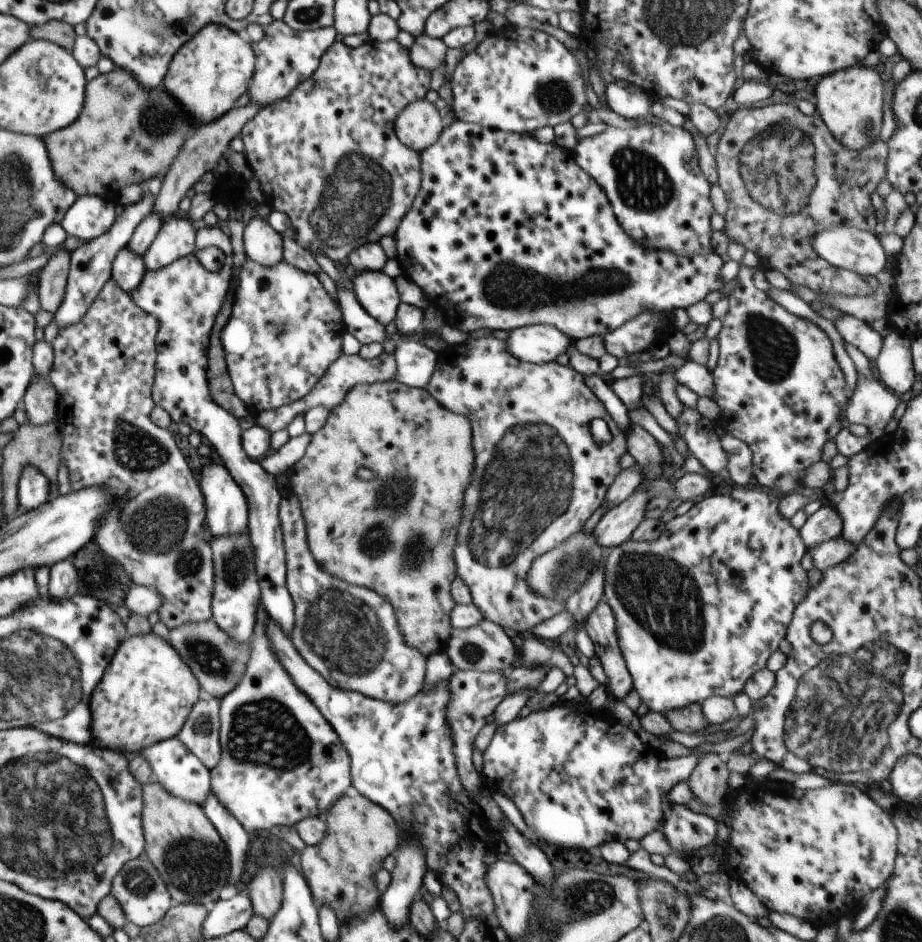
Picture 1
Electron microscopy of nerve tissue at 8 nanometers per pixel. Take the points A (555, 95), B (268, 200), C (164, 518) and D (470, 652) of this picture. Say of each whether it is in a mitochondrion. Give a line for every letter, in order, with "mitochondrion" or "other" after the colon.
A: mitochondrion
B: other
C: mitochondrion
D: mitochondrion

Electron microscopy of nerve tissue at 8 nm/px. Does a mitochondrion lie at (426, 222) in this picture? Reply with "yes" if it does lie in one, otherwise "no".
no

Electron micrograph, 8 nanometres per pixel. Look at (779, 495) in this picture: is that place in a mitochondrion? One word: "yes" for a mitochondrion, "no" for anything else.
no

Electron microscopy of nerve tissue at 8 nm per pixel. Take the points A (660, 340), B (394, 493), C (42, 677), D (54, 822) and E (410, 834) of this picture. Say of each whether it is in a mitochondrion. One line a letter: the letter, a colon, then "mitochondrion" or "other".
A: other
B: mitochondrion
C: mitochondrion
D: mitochondrion
E: other

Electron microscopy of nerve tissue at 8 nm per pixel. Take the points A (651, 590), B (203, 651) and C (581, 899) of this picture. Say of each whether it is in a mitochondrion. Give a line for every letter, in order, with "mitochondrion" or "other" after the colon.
A: mitochondrion
B: mitochondrion
C: mitochondrion

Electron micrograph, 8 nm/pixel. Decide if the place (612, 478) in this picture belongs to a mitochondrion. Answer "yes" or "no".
no

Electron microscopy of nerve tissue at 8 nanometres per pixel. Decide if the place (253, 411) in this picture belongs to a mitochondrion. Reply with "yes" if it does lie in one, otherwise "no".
no

